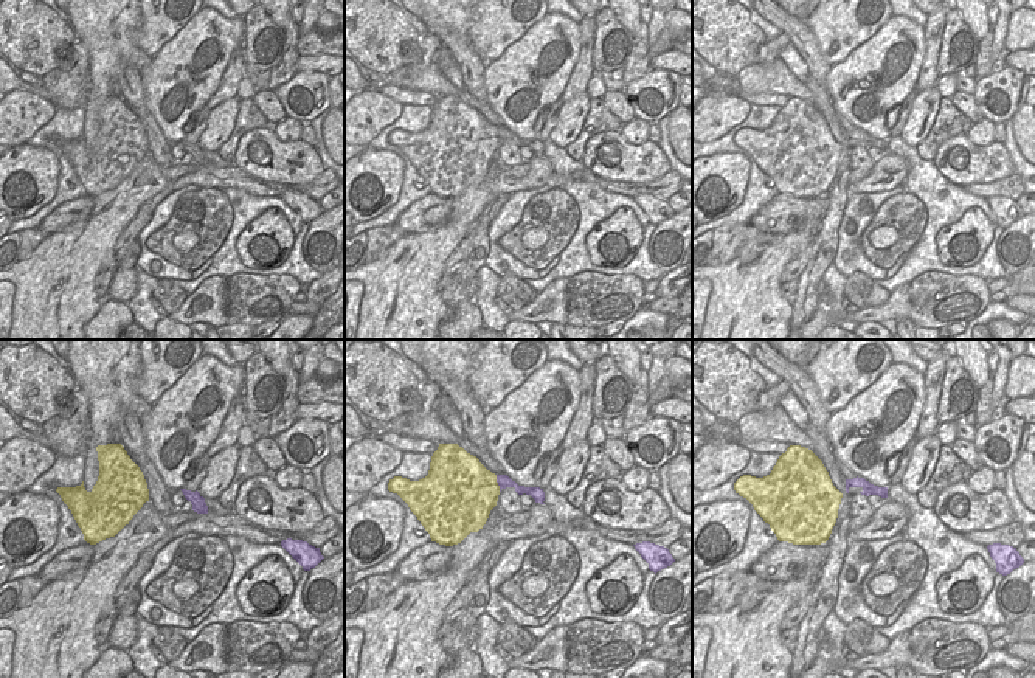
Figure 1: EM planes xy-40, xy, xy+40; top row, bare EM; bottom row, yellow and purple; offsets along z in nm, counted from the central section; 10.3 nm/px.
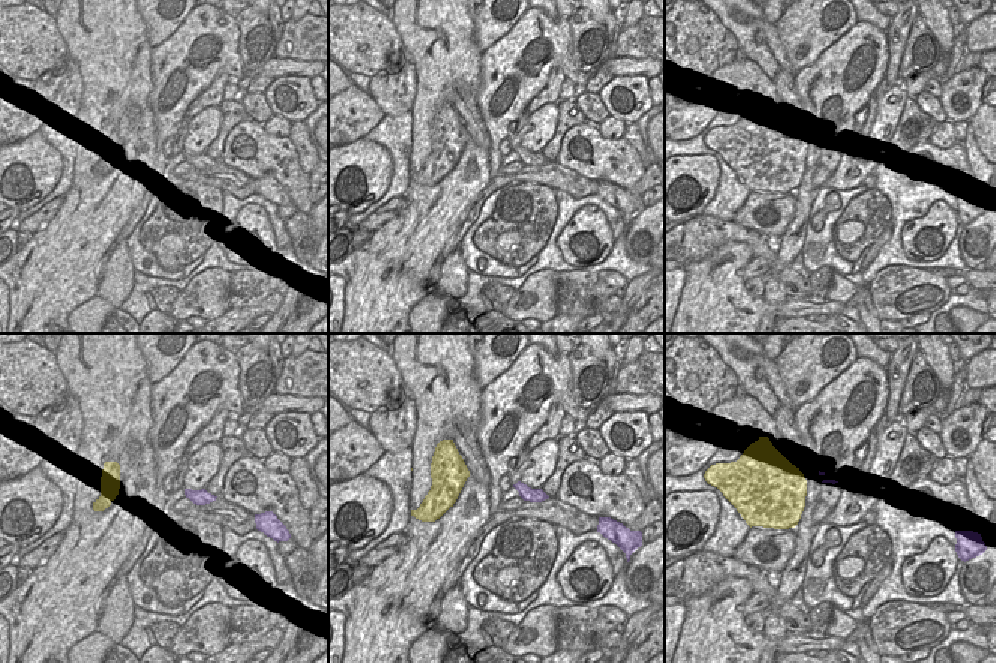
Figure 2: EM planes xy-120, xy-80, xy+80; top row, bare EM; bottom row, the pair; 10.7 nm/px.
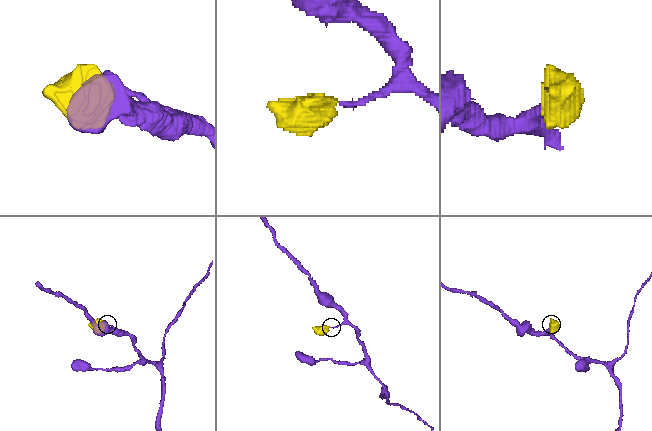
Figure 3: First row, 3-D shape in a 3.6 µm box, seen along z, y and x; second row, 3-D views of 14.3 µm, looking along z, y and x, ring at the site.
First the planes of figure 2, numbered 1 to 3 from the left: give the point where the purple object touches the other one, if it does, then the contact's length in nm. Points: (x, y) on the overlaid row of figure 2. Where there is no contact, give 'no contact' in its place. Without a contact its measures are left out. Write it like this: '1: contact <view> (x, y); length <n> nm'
1: no contact
2: no contact
3: no contact

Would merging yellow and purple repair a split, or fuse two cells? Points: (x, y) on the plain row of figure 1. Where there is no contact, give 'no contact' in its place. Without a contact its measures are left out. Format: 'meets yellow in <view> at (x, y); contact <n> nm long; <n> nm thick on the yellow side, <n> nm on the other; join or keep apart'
meets yellow in xy at (497, 135); contact 180 nm long; 500 nm thick on the yellow side, 130 nm on the other; join

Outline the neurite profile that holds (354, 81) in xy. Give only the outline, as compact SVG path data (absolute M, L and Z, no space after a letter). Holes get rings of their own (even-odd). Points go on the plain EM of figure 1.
M344 57L344 90L351 92L376 90L400 104L411 106L433 107L439 99L439 96L434 96L427 92L396 87L394 84L374 84L371 79L362 76L358 67L349 57Z

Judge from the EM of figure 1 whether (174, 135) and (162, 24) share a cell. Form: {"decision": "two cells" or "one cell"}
{"decision": "two cells"}

